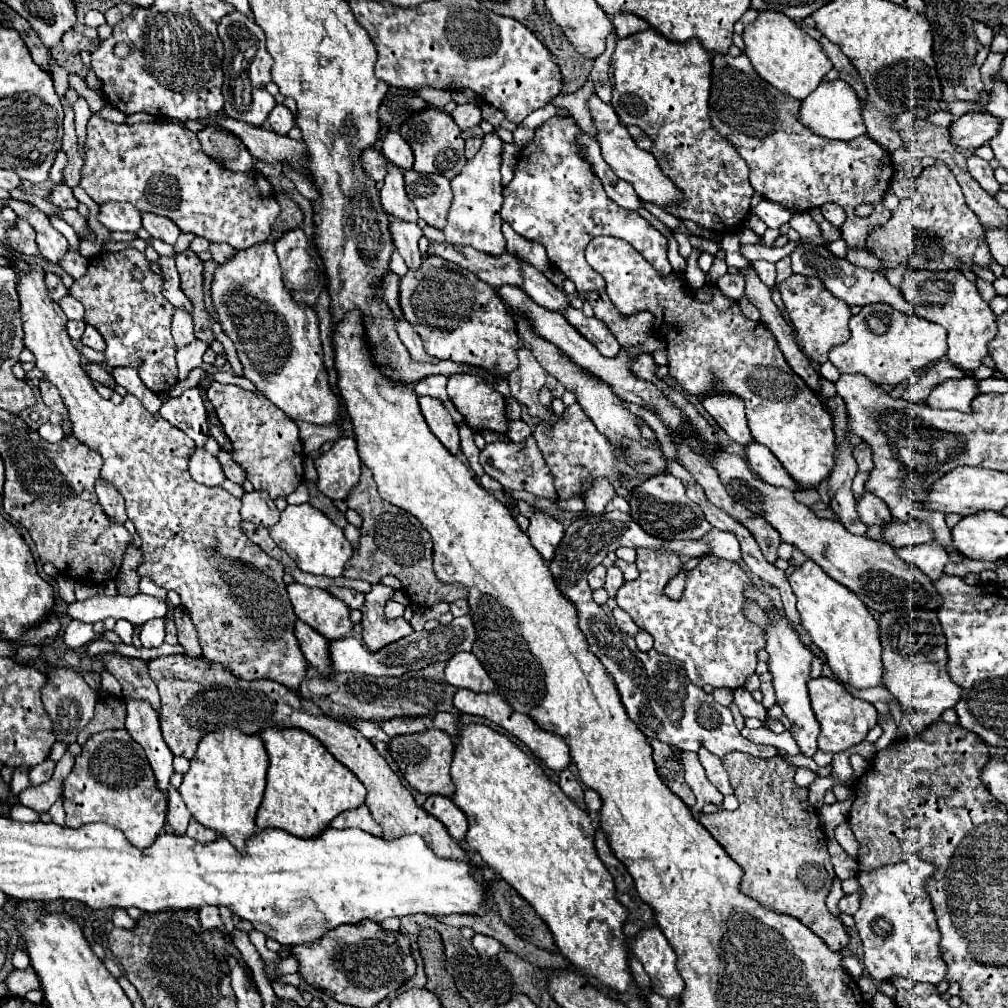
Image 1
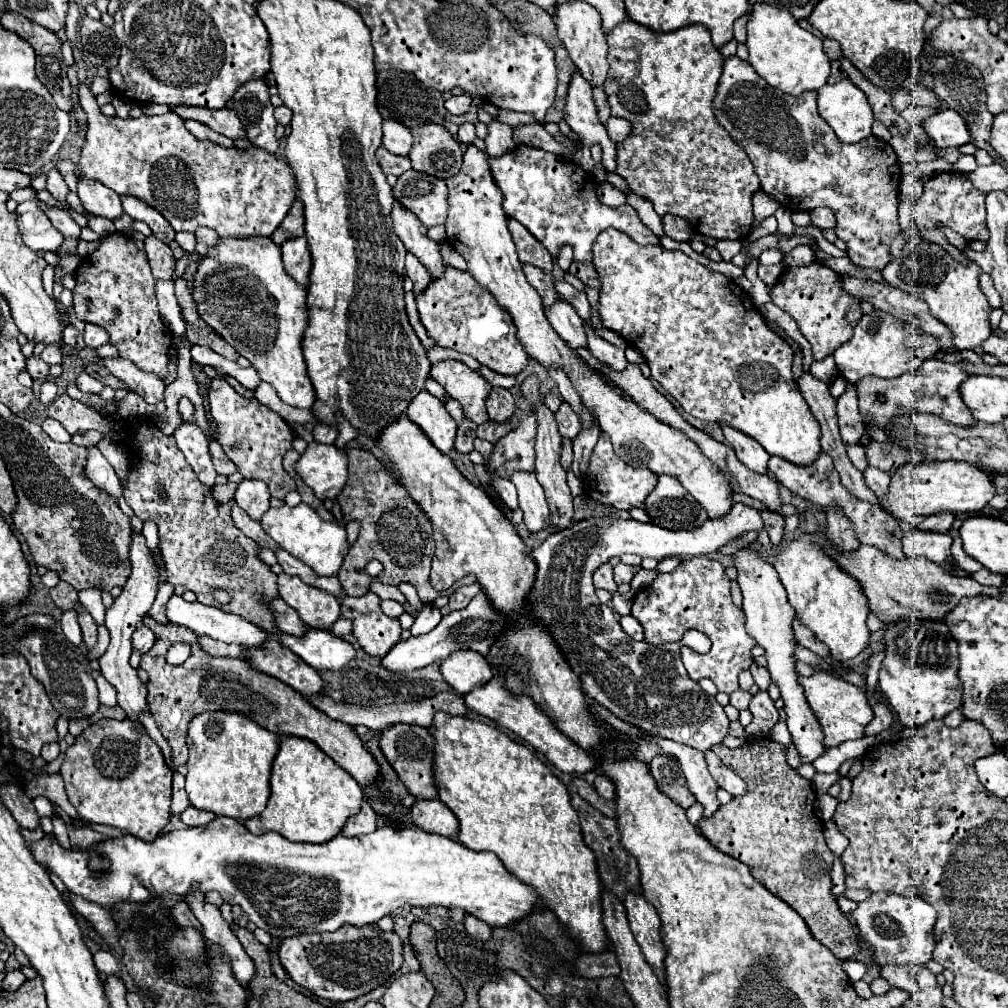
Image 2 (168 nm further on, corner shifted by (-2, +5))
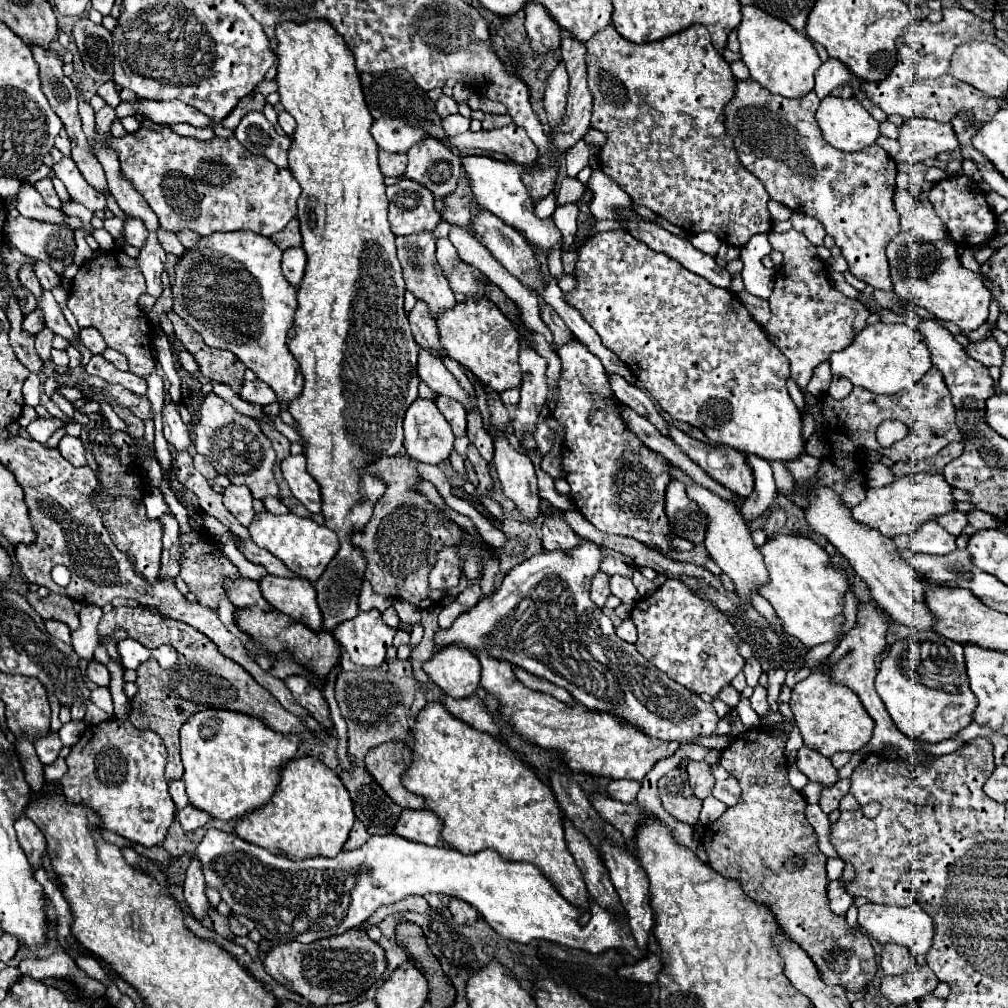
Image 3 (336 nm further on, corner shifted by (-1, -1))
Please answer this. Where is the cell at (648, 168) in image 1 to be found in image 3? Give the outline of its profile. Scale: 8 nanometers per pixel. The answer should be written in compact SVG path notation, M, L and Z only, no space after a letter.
M561 60L557 68L549 74L543 94L543 108L547 112L549 124L557 122L557 118L561 118L561 110L565 110L565 90L569 90L567 86L569 86L569 76L565 72L565 62Z

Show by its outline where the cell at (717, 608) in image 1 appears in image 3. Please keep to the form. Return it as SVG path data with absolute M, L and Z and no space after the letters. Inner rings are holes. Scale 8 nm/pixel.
M667 580L655 594L637 602L631 620L639 632L635 642L637 652L695 694L707 692L715 698L721 686L727 686L743 670L745 660L733 642L737 636L733 626L729 626L727 618L711 602L697 598L677 580ZM703 652L709 654L707 660L701 660L699 654Z

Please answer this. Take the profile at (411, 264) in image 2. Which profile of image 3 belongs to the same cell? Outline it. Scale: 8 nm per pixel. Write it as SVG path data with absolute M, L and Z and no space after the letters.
M421 302L415 304L413 312L409 314L409 324L415 336L415 342L421 348L431 350L433 356L437 358L445 358L447 354L443 352L441 344L439 344L439 332L437 332L437 322L433 322L433 318L429 318L429 312L425 310L425 306L421 306Z

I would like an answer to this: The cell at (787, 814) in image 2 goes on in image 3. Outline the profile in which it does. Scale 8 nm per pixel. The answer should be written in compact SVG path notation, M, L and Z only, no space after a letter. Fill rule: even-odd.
M759 726L759 728L747 730L741 736L737 736L721 752L719 764L733 778L737 778L737 782L741 786L741 800L733 808L727 808L717 822L713 822L705 828L705 832L701 836L701 844L709 856L709 866L715 872L719 872L721 876L725 876L729 880L741 882L743 892L753 902L763 904L771 910L771 914L775 916L781 930L789 938L793 938L793 942L797 942L809 954L809 958L815 962L823 982L827 982L829 986L841 986L847 992L861 992L873 982L873 978L877 974L875 950L873 950L871 940L865 932L851 928L845 922L845 916L833 914L829 908L829 898L827 898L829 880L827 880L827 872L825 872L827 856L817 848L817 832L805 820L803 810L805 810L807 802L805 802L803 794L799 790L795 790L787 780L787 766L785 766L785 752L783 752L785 740L787 740L787 734L775 736L769 728ZM837 950L853 952L847 972L835 974L827 964L827 958Z

